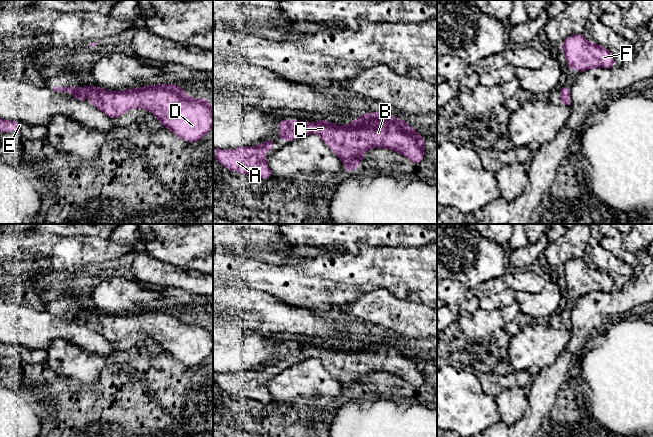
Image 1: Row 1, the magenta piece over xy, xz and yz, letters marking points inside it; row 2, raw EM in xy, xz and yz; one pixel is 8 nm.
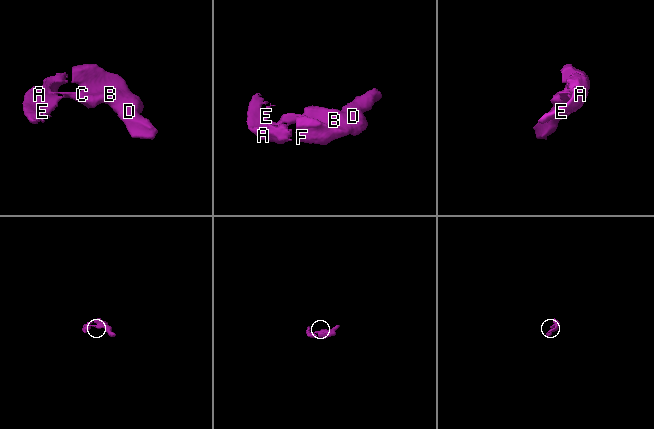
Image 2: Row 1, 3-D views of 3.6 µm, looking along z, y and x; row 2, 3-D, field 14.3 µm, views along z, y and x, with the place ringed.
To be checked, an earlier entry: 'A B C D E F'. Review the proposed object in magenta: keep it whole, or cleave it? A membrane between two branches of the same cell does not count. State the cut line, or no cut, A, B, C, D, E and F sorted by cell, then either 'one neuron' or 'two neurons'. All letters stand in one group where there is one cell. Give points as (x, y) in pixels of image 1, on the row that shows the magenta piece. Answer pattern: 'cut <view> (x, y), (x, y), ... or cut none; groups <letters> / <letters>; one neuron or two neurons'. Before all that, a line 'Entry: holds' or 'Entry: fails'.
Entry: holds
cut none; groups A B C D E F; one neuron

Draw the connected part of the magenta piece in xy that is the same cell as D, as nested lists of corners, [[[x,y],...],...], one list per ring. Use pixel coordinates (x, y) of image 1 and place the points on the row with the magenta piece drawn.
[[[156,84],[123,91],[109,91],[96,86],[51,87],[67,92],[78,100],[88,96],[91,105],[109,118],[117,118],[133,108],[153,113],[160,124],[188,143],[202,139],[213,127],[213,108],[202,98],[189,98],[174,84]]]

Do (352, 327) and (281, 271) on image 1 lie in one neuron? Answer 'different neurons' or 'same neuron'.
different neurons

